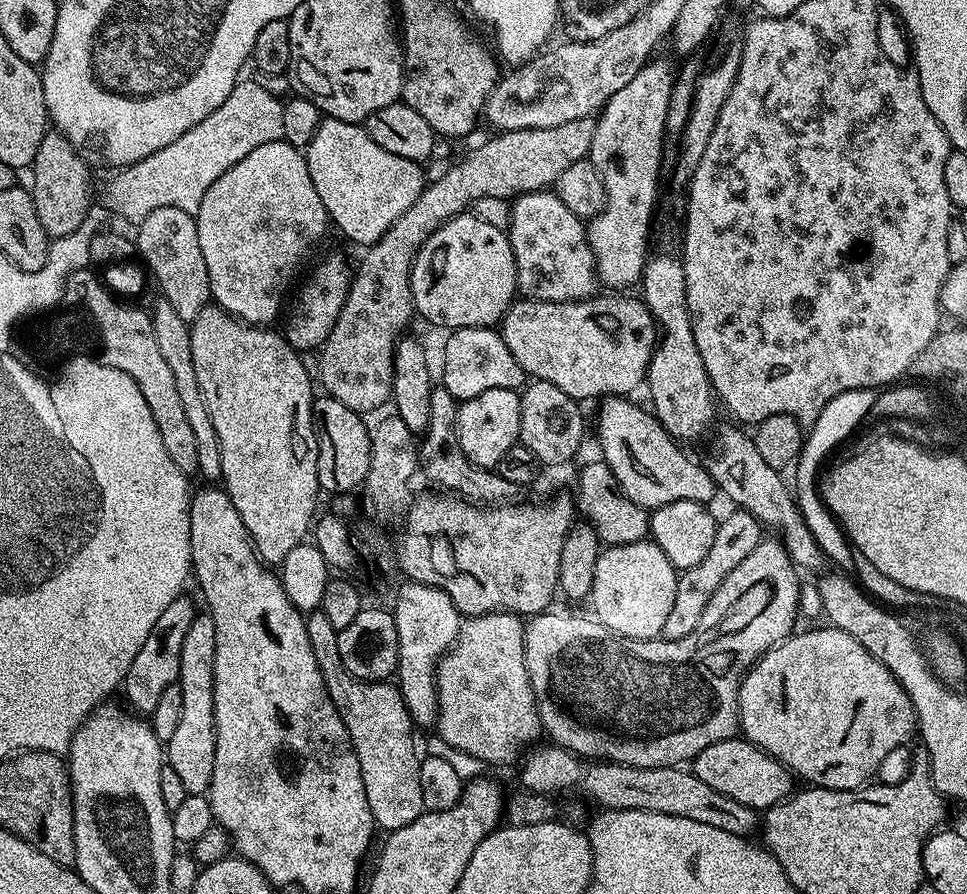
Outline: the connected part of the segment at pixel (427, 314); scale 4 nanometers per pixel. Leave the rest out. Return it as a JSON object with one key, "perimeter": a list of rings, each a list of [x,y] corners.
{"perimeter":[[[465,214],[463,216],[455,216],[450,222],[446,222],[438,230],[434,230],[434,234],[430,234],[430,238],[420,248],[420,253],[412,262],[412,307],[424,320],[429,320],[432,324],[437,324],[443,330],[451,330],[454,328],[491,328],[499,325],[508,312],[509,306],[514,303],[518,296],[516,286],[516,267],[514,266],[514,250],[508,241],[508,233],[497,230],[494,226],[489,226],[487,222],[482,222],[482,218]]]}

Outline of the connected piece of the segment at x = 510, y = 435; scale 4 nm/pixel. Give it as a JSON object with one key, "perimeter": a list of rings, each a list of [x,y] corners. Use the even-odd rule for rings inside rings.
{"perimeter":[[[486,390],[478,398],[463,401],[456,409],[456,433],[462,454],[480,468],[495,469],[502,454],[520,439],[520,392],[517,390]]]}

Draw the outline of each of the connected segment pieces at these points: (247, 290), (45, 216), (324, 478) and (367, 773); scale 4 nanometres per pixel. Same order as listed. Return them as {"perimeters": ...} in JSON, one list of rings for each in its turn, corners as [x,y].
{"perimeters":[[[[284,139],[258,146],[258,150],[250,150],[242,162],[230,166],[230,170],[210,186],[194,215],[215,307],[226,310],[245,324],[257,326],[275,325],[276,315],[279,312],[281,315],[289,295],[288,283],[323,242],[328,228],[330,232],[328,211],[322,206],[322,198],[318,198],[318,190],[314,190],[314,182],[310,182],[307,155]]],[[[49,130],[38,146],[38,154],[30,166],[32,184],[30,191],[34,198],[34,210],[38,210],[38,222],[50,238],[72,238],[80,227],[88,208],[94,204],[92,172],[89,161],[73,148],[62,133]]],[[[320,394],[312,402],[312,426],[316,429],[316,445],[318,446],[318,482],[325,493],[352,494],[363,485],[370,470],[372,433],[369,425],[364,425],[365,417],[359,412],[350,410],[350,406],[342,406],[334,397]]],[[[320,607],[307,613],[305,624],[327,693],[350,734],[352,748],[358,756],[367,802],[376,825],[386,832],[401,829],[414,822],[426,809],[422,802],[421,759],[414,740],[416,726],[406,710],[399,687],[389,681],[355,680],[346,671],[338,653],[338,632]]]]}

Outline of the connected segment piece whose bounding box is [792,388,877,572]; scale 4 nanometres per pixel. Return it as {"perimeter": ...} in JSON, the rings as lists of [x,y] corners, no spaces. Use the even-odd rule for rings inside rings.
{"perimeter":[[[859,388],[858,390],[846,390],[839,396],[832,398],[822,408],[822,412],[807,431],[803,449],[794,465],[792,490],[803,521],[806,522],[810,534],[814,535],[814,540],[818,542],[819,548],[823,550],[825,559],[831,563],[833,561],[835,563],[833,565],[844,572],[853,571],[856,554],[851,544],[848,543],[839,521],[824,505],[823,497],[817,490],[818,475],[821,469],[820,464],[824,458],[836,445],[844,441],[863,422],[865,417],[869,417],[876,401],[876,393],[877,391],[873,388]]]}

